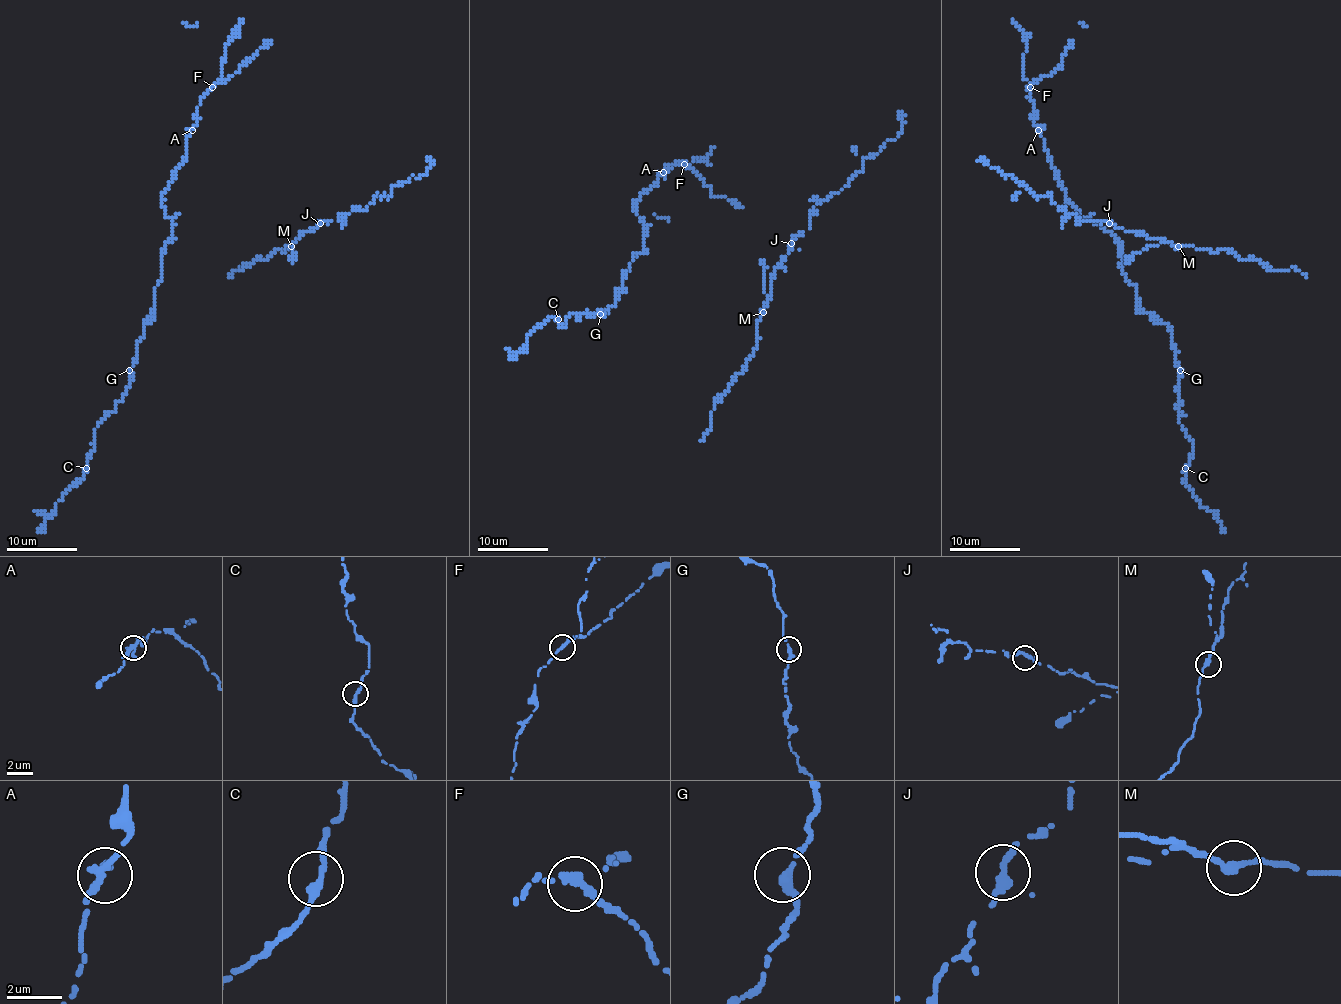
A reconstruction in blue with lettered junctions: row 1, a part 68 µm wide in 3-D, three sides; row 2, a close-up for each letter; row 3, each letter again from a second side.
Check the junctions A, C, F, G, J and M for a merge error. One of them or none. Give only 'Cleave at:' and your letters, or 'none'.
Cleave at: F

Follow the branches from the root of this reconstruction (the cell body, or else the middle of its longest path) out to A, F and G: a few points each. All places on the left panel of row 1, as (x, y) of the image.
A: (175, 239), (171, 234), (173, 222), (164, 213), (162, 193), (173, 172), (184, 162), (187, 135), (192, 130)
F: (175, 239), (173, 222), (164, 213), (162, 193), (187, 153), (187, 135), (198, 121), (200, 100), (212, 87)
G: (175, 239), (164, 245), (162, 275), (154, 292), (155, 310), (143, 326), (136, 361), (129, 370)

